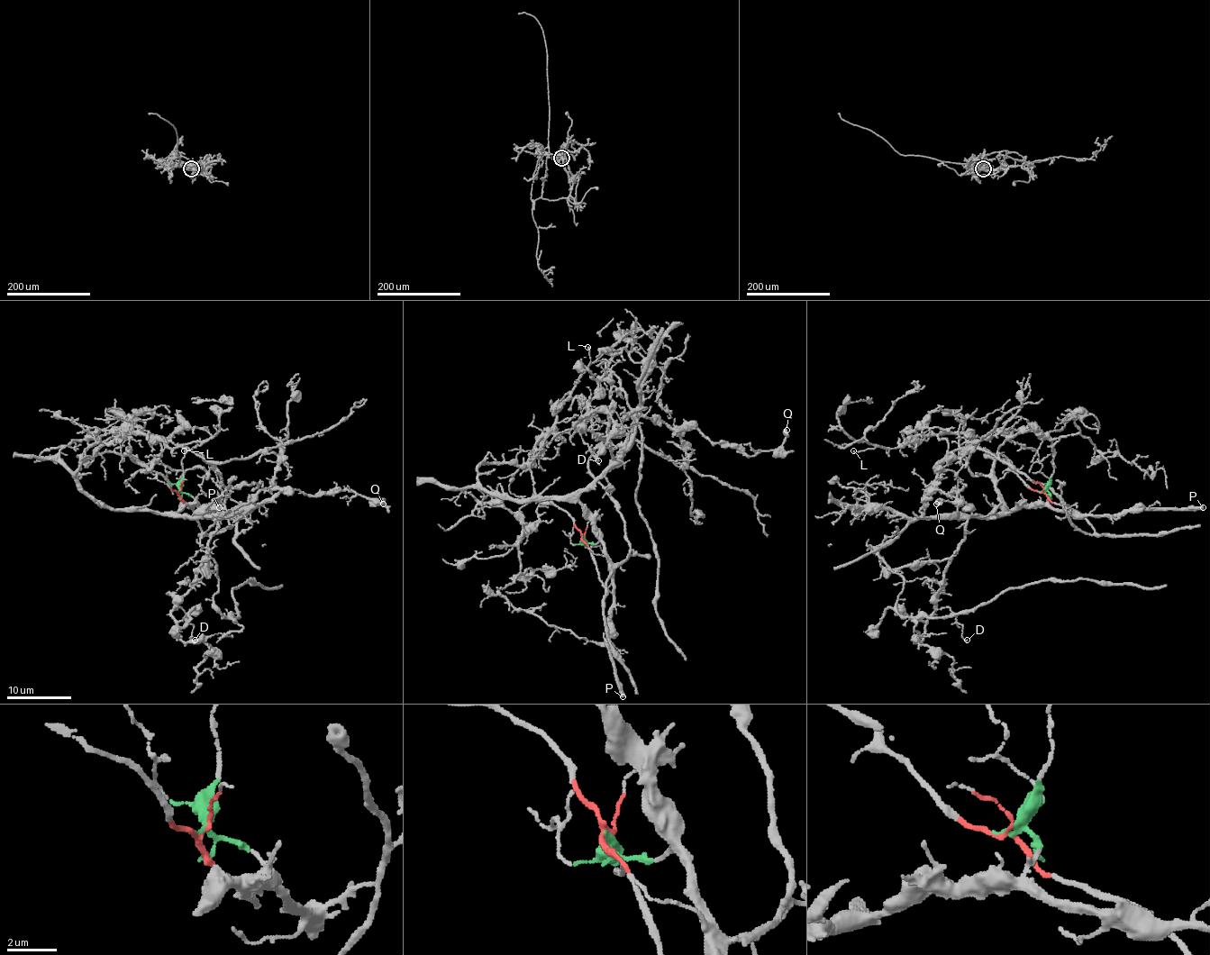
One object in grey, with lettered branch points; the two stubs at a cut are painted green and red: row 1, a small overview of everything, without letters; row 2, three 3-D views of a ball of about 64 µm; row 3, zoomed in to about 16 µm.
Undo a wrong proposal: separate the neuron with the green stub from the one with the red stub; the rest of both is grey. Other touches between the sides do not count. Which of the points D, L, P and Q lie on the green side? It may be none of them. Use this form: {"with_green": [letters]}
{"with_green": ["D", "L", "P", "Q"]}

